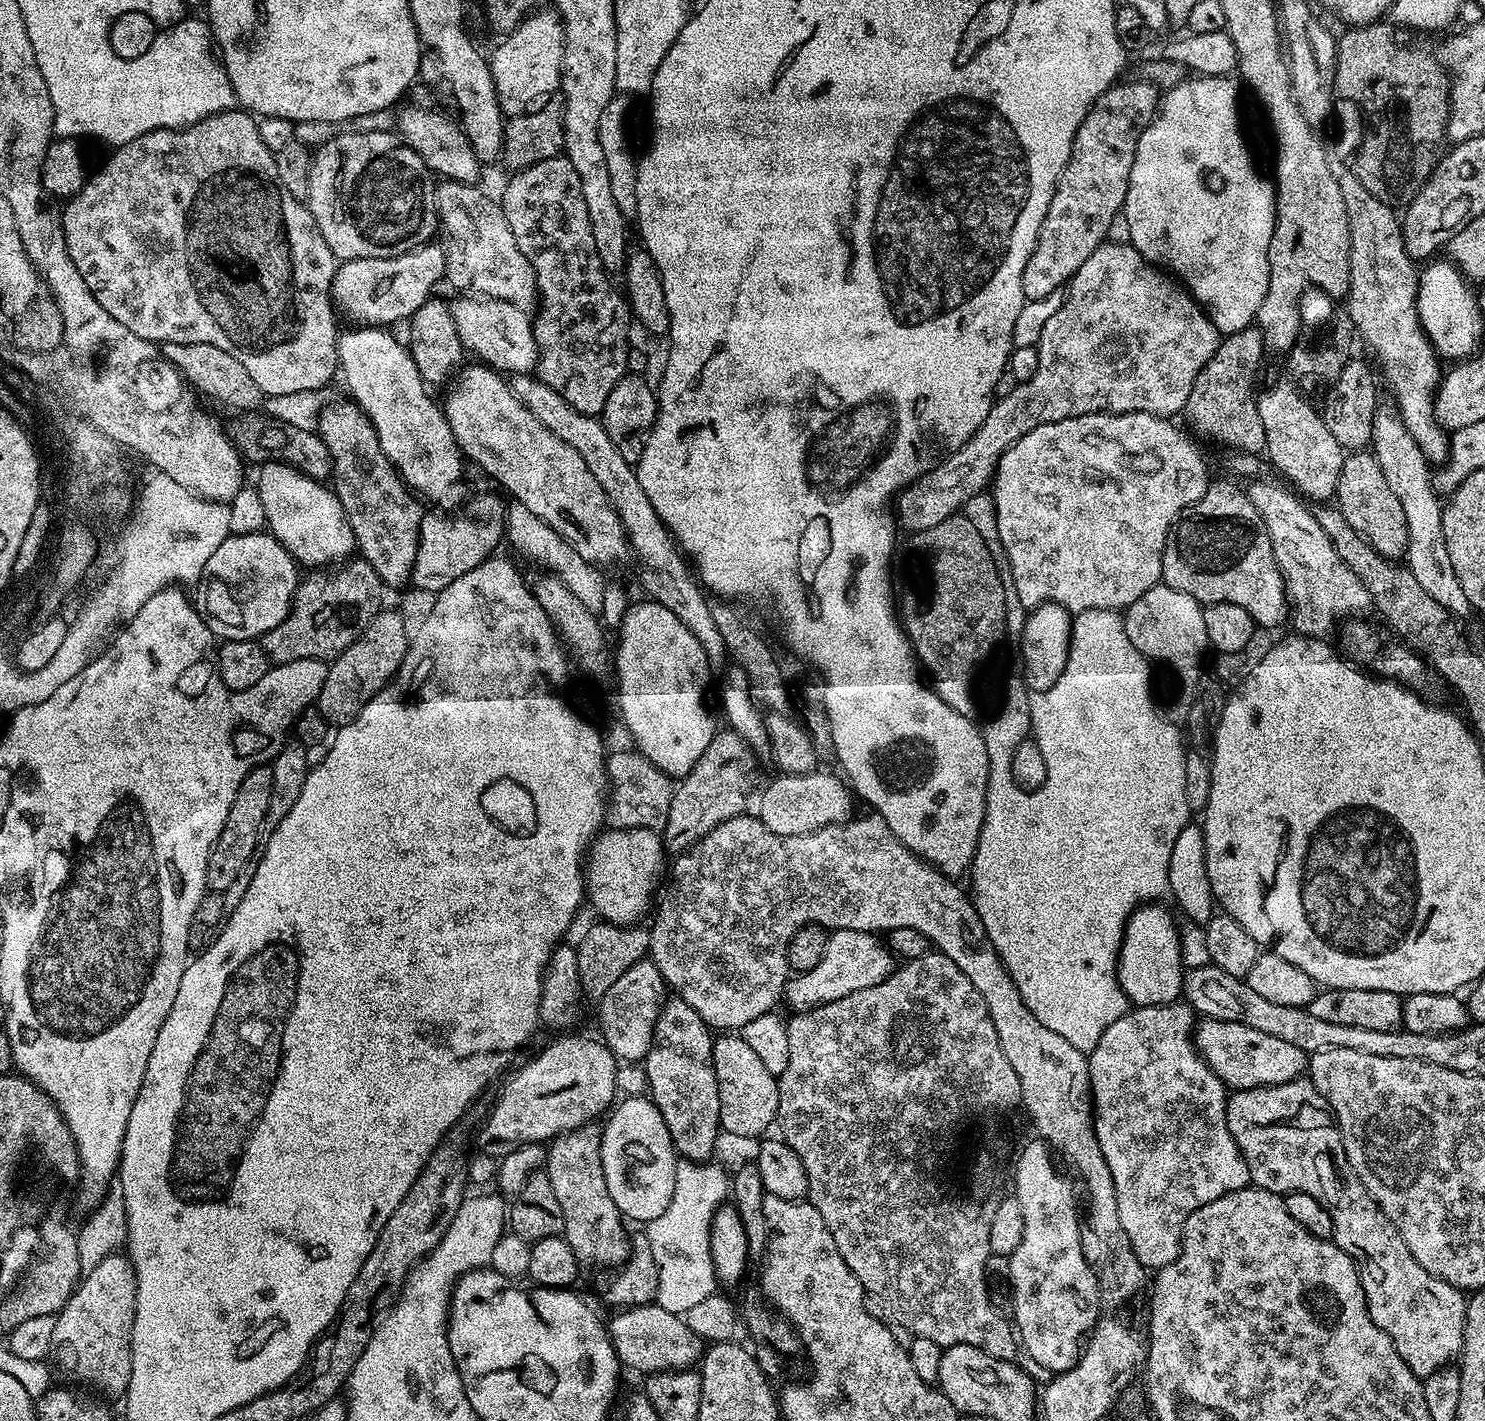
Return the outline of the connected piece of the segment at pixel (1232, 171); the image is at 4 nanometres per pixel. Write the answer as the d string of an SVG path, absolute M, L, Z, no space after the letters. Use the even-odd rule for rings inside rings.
M1193 75L1180 85L1165 91L1160 101L1156 117L1150 126L1144 128L1144 133L1138 138L1138 146L1134 150L1134 166L1130 166L1130 186L1126 190L1124 214L1130 225L1130 238L1133 246L1142 254L1142 258L1153 266L1167 270L1179 283L1191 292L1201 308L1208 313L1214 326L1222 334L1237 332L1249 327L1255 321L1258 310L1262 306L1262 298L1266 298L1268 279L1270 278L1270 238L1276 225L1276 189L1273 181L1256 169L1252 161L1252 152L1244 141L1244 132L1240 129L1240 92L1236 89L1237 81L1231 75L1201 76Z

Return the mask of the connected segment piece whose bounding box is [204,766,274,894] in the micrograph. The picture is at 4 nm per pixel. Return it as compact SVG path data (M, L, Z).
M257 766L250 774L246 774L242 786L238 786L238 794L234 794L234 806L230 806L230 814L226 814L226 826L222 826L222 834L218 834L216 845L208 854L208 865L204 875L207 891L222 894L233 884L234 878L245 875L250 861L257 855L258 845L262 840L260 827L270 806L270 790L273 782L274 774L271 767Z

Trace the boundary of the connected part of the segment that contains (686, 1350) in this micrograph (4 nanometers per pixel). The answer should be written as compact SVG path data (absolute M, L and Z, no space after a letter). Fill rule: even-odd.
M656 1302L625 1308L615 1315L612 1321L607 1321L606 1327L616 1356L625 1369L633 1368L643 1374L679 1372L691 1369L701 1359L702 1341L686 1326L683 1315L664 1310Z

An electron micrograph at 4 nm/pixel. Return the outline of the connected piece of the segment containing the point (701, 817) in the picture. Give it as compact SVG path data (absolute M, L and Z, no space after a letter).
M731 730L717 731L692 771L679 781L673 791L667 826L662 830L663 843L669 853L687 851L710 830L745 811L756 763L756 754L740 735Z

